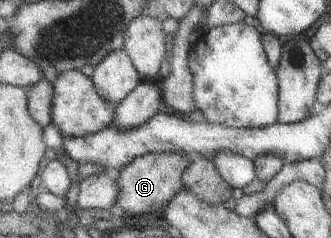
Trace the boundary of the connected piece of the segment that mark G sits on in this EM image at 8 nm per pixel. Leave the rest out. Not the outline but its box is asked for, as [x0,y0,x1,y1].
[110,151,192,214]

